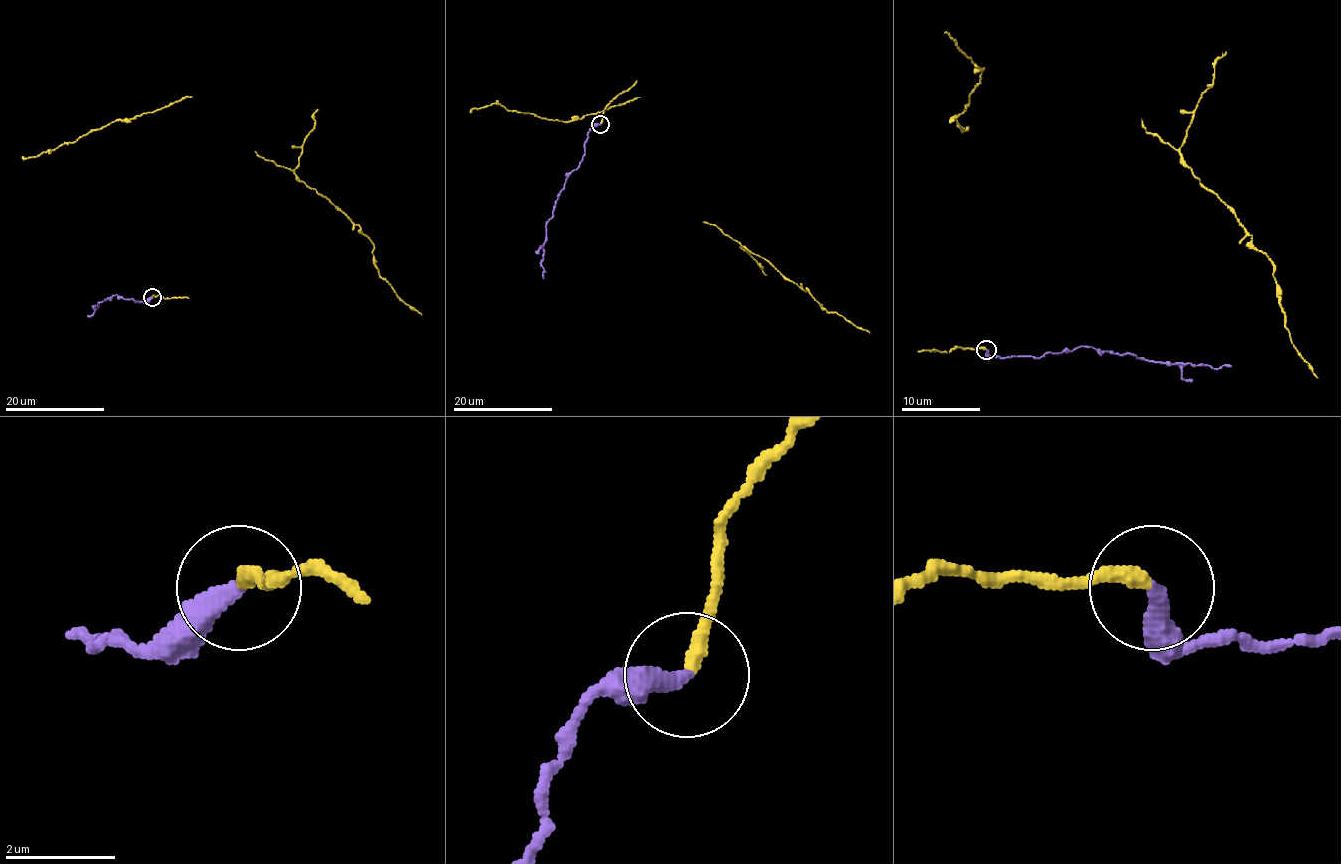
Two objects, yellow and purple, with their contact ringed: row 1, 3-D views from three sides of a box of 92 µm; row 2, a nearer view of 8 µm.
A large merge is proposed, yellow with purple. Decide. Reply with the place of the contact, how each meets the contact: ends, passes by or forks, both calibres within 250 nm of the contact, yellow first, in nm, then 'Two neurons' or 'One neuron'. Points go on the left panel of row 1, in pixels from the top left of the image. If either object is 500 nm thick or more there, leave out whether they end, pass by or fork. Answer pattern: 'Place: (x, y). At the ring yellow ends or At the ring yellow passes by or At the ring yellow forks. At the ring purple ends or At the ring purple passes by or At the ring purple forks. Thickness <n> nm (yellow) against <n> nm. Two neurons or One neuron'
Place: (152, 297). At the ring yellow ends. At the ring purple ends. Thickness 260 nm (yellow) against 380 nm. One neuron

